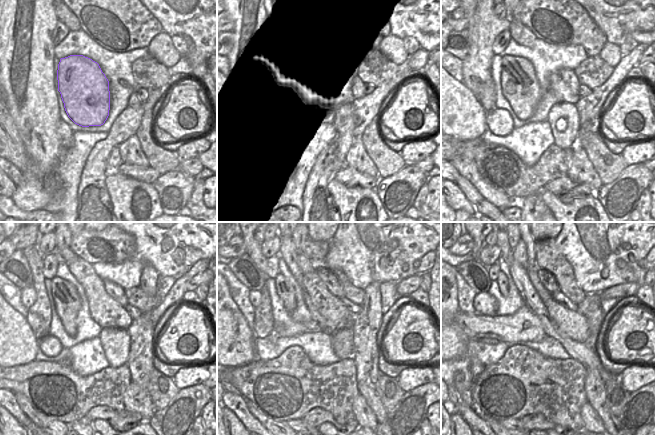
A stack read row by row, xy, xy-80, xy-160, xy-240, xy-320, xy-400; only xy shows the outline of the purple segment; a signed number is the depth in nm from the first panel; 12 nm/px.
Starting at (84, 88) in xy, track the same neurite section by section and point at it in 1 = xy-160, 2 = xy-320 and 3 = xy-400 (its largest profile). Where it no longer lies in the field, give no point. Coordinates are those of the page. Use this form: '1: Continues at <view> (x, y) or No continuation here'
1: Continues at xy-160 (519, 84)
2: Continues at xy-320 (285, 290)
3: Continues at xy-400 (502, 280).

